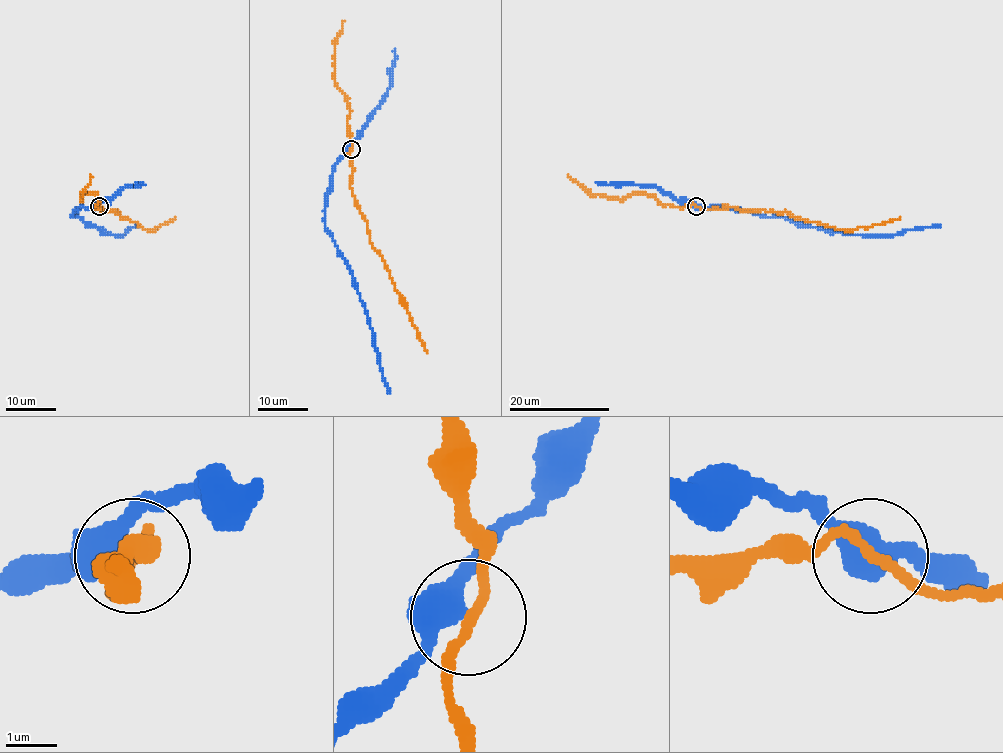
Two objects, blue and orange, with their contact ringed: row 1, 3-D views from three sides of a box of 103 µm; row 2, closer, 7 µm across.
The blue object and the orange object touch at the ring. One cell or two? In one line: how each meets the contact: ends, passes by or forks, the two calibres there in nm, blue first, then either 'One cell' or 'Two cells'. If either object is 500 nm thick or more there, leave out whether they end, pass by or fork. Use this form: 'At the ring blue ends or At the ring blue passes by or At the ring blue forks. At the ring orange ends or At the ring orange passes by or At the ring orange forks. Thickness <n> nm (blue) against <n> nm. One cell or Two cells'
At the ring blue forks. At the ring orange passes by. Thickness 360 nm (blue) against 190 nm. Two cells

